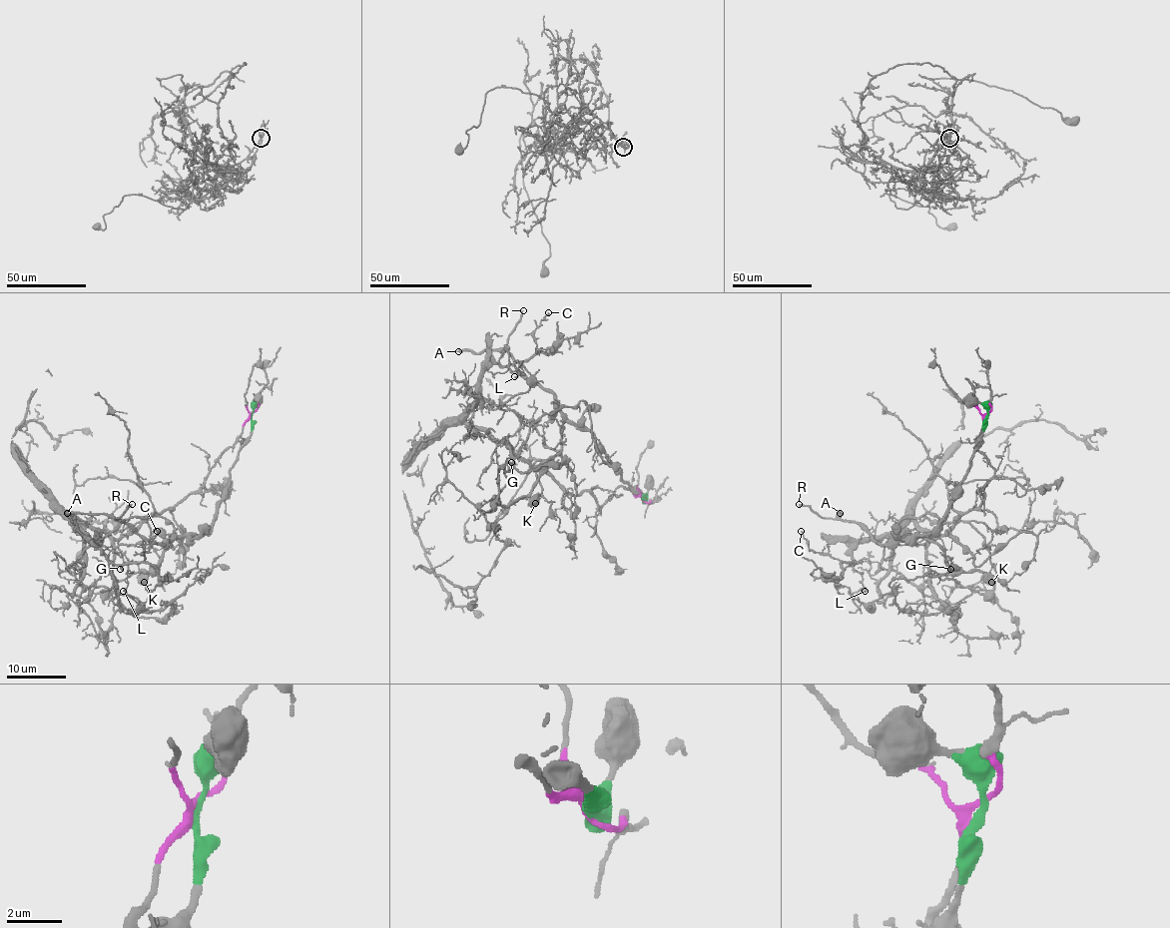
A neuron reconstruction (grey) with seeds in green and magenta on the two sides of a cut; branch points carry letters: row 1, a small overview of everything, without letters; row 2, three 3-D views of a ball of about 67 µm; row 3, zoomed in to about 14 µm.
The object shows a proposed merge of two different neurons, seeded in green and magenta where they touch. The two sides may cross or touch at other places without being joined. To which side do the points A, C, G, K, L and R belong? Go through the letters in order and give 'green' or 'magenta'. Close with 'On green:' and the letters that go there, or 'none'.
A: green
C: magenta
G: magenta
K: green
L: magenta
R: green
On green: A, K, R

